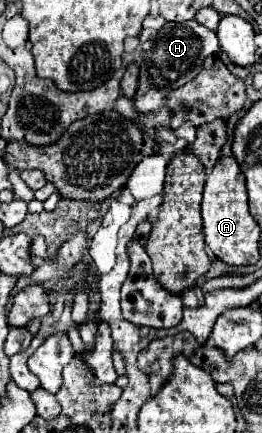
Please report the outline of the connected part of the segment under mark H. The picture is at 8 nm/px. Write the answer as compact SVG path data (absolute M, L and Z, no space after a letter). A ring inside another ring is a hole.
M197 20L189 22L167 22L155 36L149 50L145 50L145 58L141 62L141 74L139 74L139 88L135 94L135 108L139 114L155 112L167 92L191 82L199 68L203 66L203 60L211 54L219 52L219 40L217 34L209 28L201 26Z

